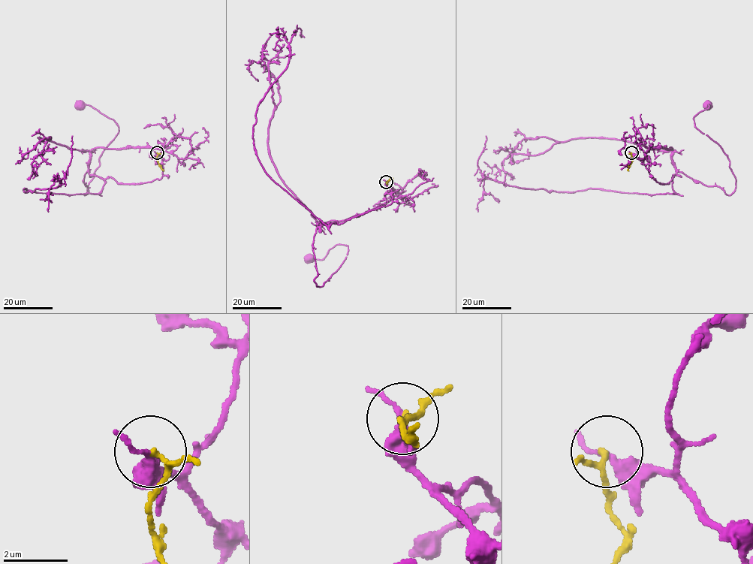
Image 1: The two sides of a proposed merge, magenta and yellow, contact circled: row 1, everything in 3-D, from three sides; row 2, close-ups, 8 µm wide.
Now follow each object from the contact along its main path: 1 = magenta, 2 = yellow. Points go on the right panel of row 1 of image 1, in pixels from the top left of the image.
1: (631, 153), (661, 184), (682, 172), (730, 194), (736, 178), (727, 155), (696, 127), (694, 117), (707, 105)
2: (631, 153), (633, 160), (628, 170)

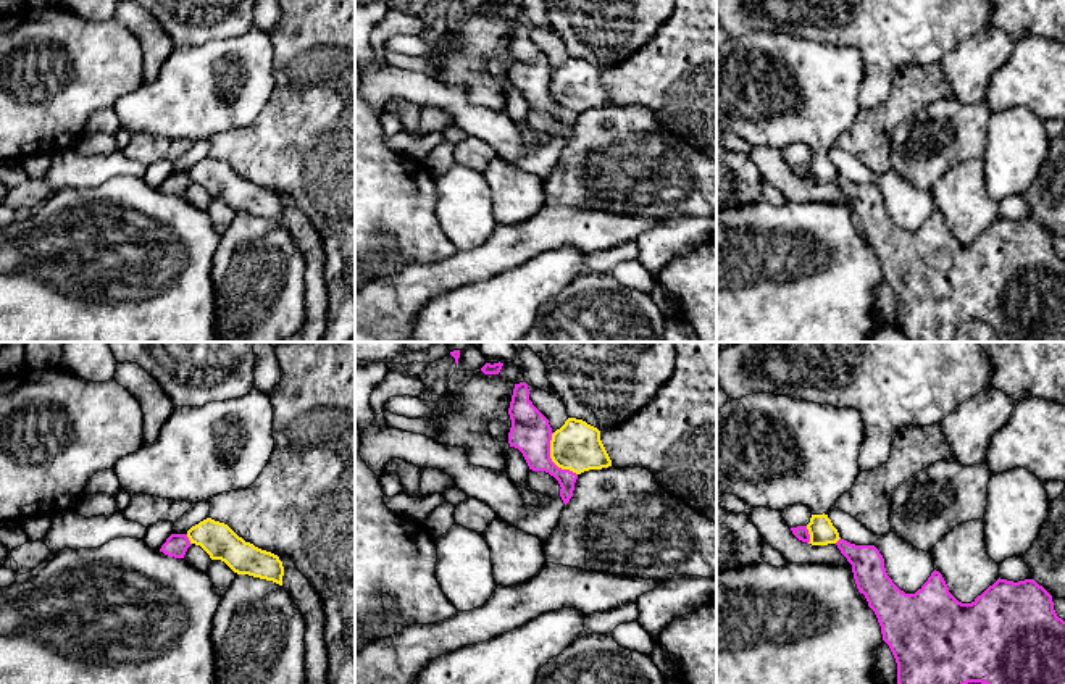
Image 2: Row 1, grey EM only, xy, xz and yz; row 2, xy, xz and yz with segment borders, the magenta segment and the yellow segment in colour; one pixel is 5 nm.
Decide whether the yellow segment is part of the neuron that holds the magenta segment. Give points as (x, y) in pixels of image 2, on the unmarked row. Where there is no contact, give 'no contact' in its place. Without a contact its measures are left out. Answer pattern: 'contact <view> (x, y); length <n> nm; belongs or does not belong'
contact xz (551, 97); length 240 nm; does not belong

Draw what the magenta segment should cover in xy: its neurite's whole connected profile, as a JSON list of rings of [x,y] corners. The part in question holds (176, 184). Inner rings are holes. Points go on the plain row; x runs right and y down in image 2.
[[[171,173],[161,184],[160,190],[163,190],[168,195],[184,197],[189,186],[190,179],[187,173]]]

